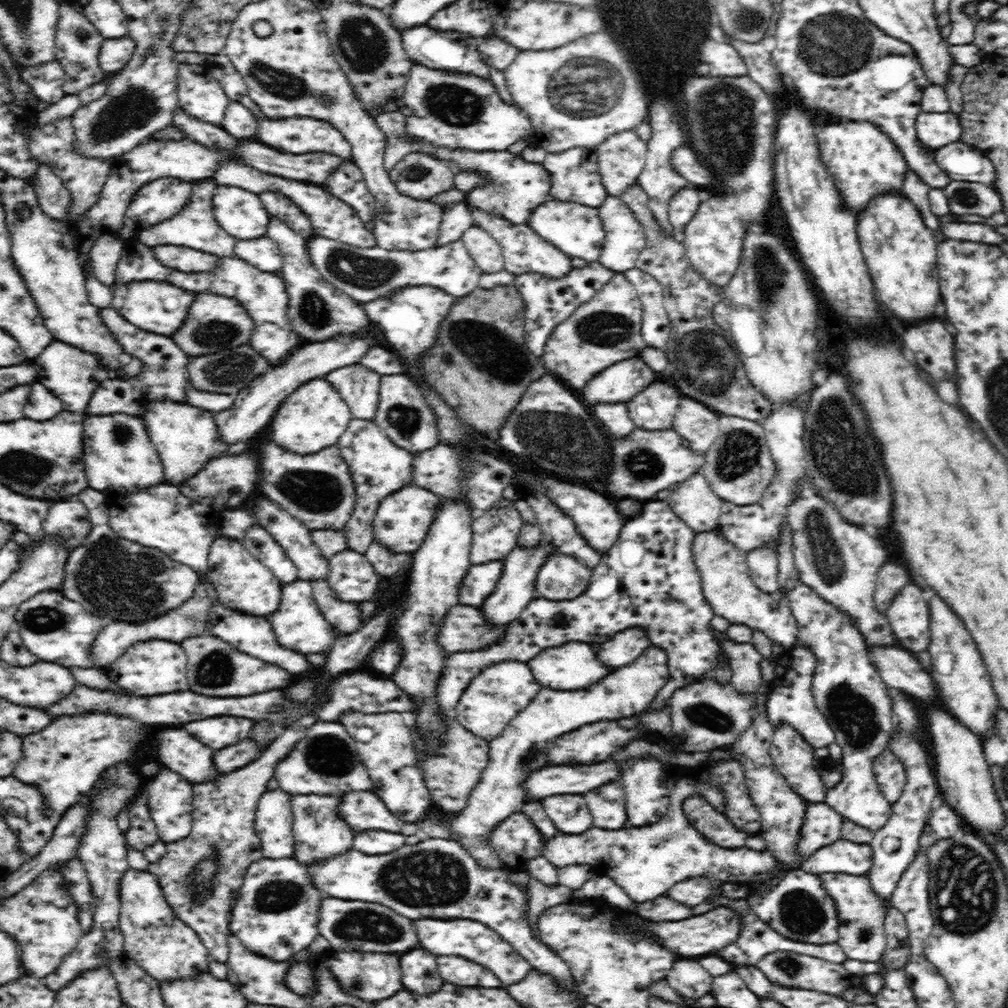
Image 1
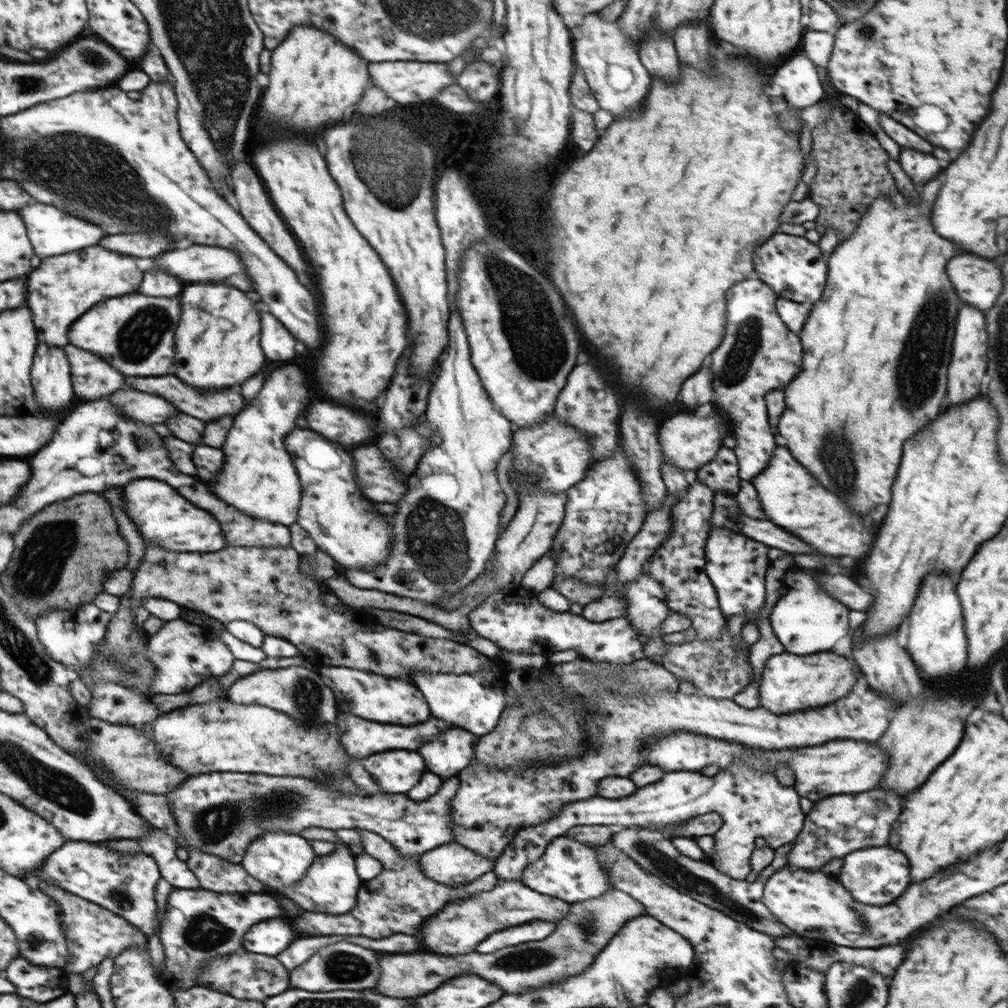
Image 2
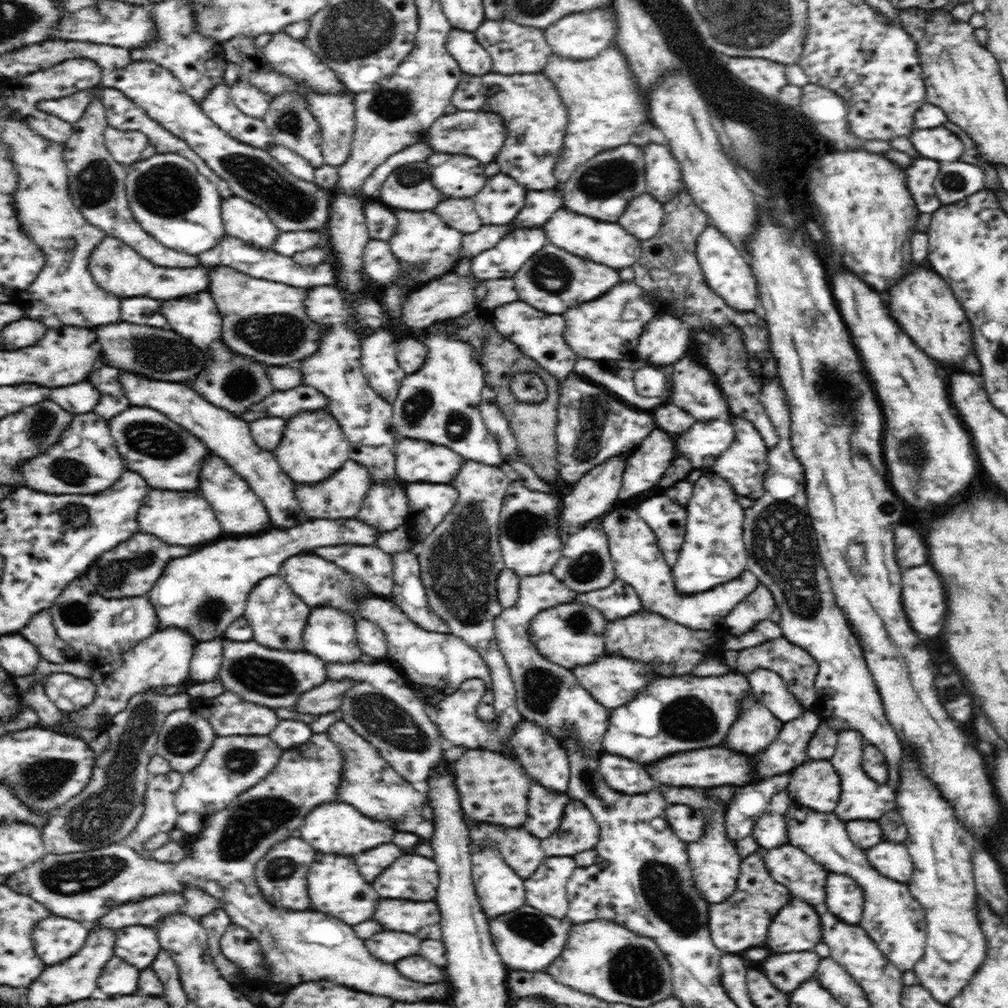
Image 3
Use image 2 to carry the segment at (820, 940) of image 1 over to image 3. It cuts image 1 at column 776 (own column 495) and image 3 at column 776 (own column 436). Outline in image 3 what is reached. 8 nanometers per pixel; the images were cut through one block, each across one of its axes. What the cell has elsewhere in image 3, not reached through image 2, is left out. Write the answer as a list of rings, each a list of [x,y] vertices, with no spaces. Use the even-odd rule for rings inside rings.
[[[792,896],[790,902],[776,913],[768,930],[768,948],[774,952],[802,952],[816,946],[804,946],[808,934],[820,934],[820,916],[810,904]]]

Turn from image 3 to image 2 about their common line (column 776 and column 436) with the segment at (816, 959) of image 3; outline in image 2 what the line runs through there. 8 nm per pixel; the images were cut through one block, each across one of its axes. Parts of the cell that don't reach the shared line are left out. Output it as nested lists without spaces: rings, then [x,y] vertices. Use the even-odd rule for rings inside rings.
[[[611,887],[608,893],[598,898],[572,903],[569,913],[557,922],[554,932],[538,942],[507,946],[496,954],[472,952],[468,956],[446,958],[442,954],[388,954],[380,958],[382,976],[373,990],[389,997],[422,996],[460,974],[478,974],[512,994],[536,990],[540,986],[563,982],[584,973],[608,941],[629,920],[643,914],[647,912],[642,904],[627,893]]]

